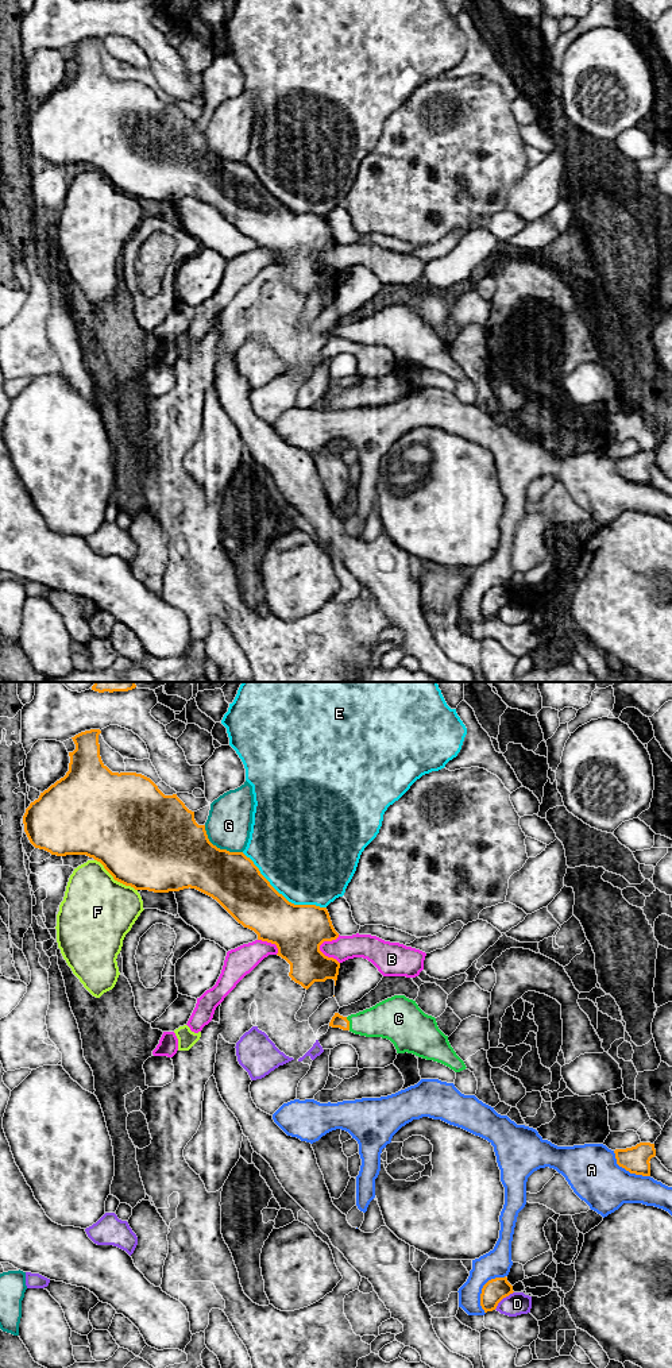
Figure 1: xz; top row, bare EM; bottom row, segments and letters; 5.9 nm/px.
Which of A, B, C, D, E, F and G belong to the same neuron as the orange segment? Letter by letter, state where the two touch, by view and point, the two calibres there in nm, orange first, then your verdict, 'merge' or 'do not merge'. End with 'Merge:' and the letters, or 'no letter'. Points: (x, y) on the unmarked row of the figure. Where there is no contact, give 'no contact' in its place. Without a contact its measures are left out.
A: xz (482, 597) | 140/170 nm | do not merge
B: xz (319, 257) | 320/140 nm | do not merge
C: xz (348, 332) | 80/220 nm | merge
D: xz (502, 607) | 140/140 nm | do not merge
E: xz (281, 203) | 320/500 nm | do not merge
F: xz (115, 188) | 480/440 nm | do not merge
G: xz (219, 157) | 400/260 nm | do not merge
Merge: C

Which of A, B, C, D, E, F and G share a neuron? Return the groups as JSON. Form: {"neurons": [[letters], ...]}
{"neurons": [["A"], ["B"], ["C"], ["D"], ["E"], ["F"], ["G"]]}

